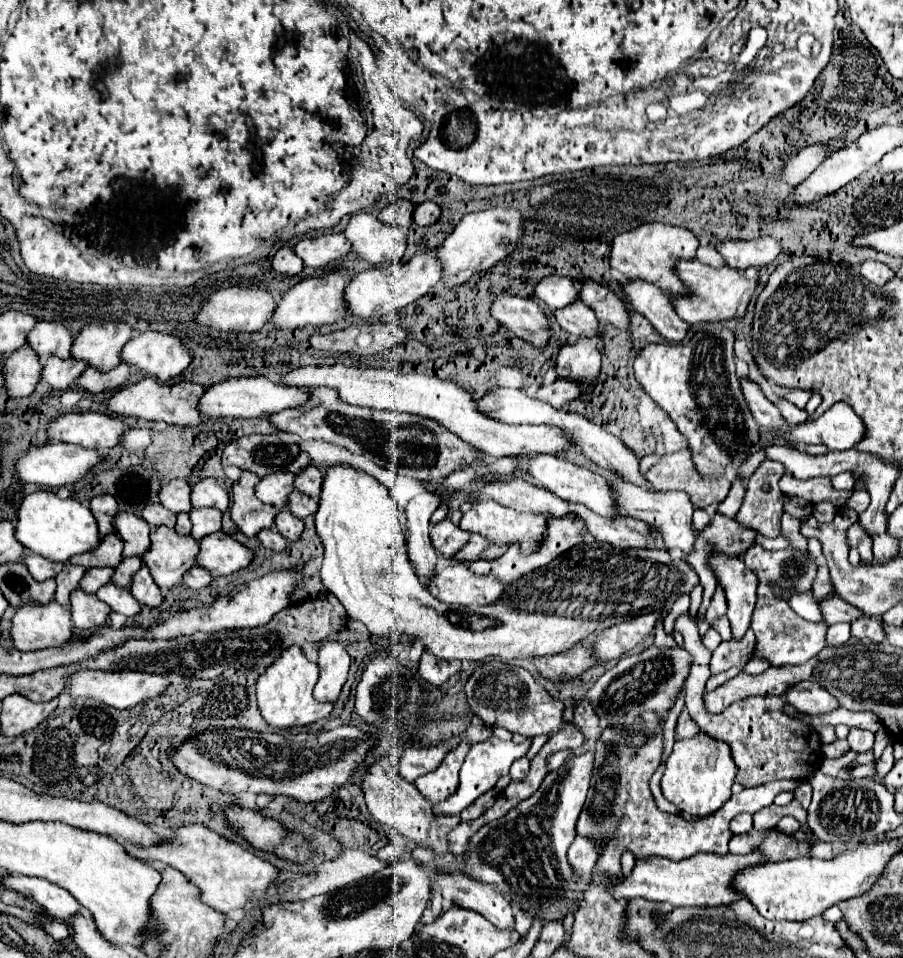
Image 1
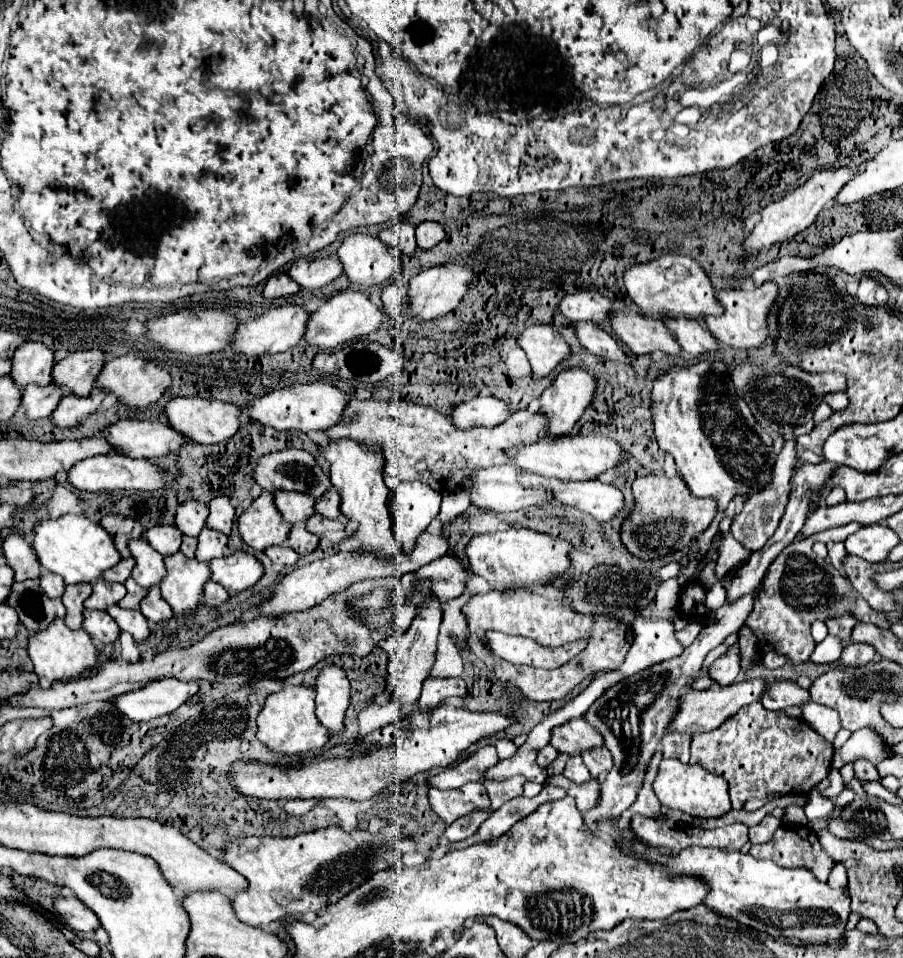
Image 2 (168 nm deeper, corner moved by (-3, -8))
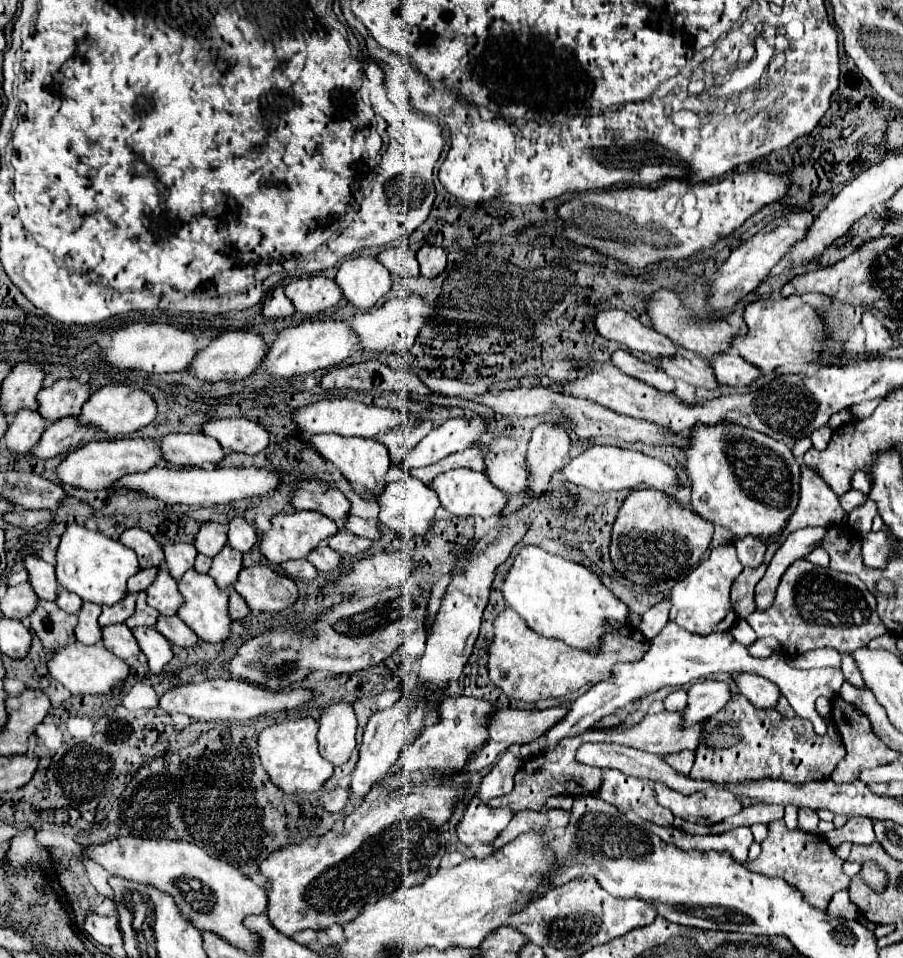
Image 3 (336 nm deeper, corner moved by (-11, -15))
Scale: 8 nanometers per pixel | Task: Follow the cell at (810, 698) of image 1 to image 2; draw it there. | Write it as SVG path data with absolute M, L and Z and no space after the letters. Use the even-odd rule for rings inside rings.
M791 680L771 682L761 700L761 704L769 710L785 710L789 706L803 708L803 704L807 702L811 702L809 690L801 688L797 682L791 682Z

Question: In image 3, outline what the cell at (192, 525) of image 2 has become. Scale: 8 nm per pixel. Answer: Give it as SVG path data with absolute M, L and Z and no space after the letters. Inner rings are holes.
M205 523L195 539L195 547L199 553L207 557L215 557L227 545L227 525Z

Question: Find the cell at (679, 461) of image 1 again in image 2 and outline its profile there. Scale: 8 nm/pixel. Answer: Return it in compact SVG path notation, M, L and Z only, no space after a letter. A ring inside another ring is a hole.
M665 474L637 478L633 482L633 496L635 510L623 522L621 540L629 552L645 560L661 558L665 554L687 548L689 542L699 536L717 514L717 504L711 498L693 496L679 474L675 474L673 478Z

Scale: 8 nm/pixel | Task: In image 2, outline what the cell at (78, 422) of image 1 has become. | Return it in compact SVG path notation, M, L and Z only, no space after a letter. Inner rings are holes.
M117 420L103 428L105 440L115 444L115 454L131 458L155 458L171 452L177 444L187 442L179 432L161 422L147 420Z

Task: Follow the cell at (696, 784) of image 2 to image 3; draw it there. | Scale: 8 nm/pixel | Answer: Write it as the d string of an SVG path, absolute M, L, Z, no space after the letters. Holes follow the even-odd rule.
M655 783L655 797L657 803L667 807L675 817L681 817L689 823L699 823L699 825L713 825L719 823L735 813L741 811L741 803L731 795L729 791L723 789L713 789L707 793L705 799L699 799L697 793L693 795L681 795L677 791L671 791L663 783Z

